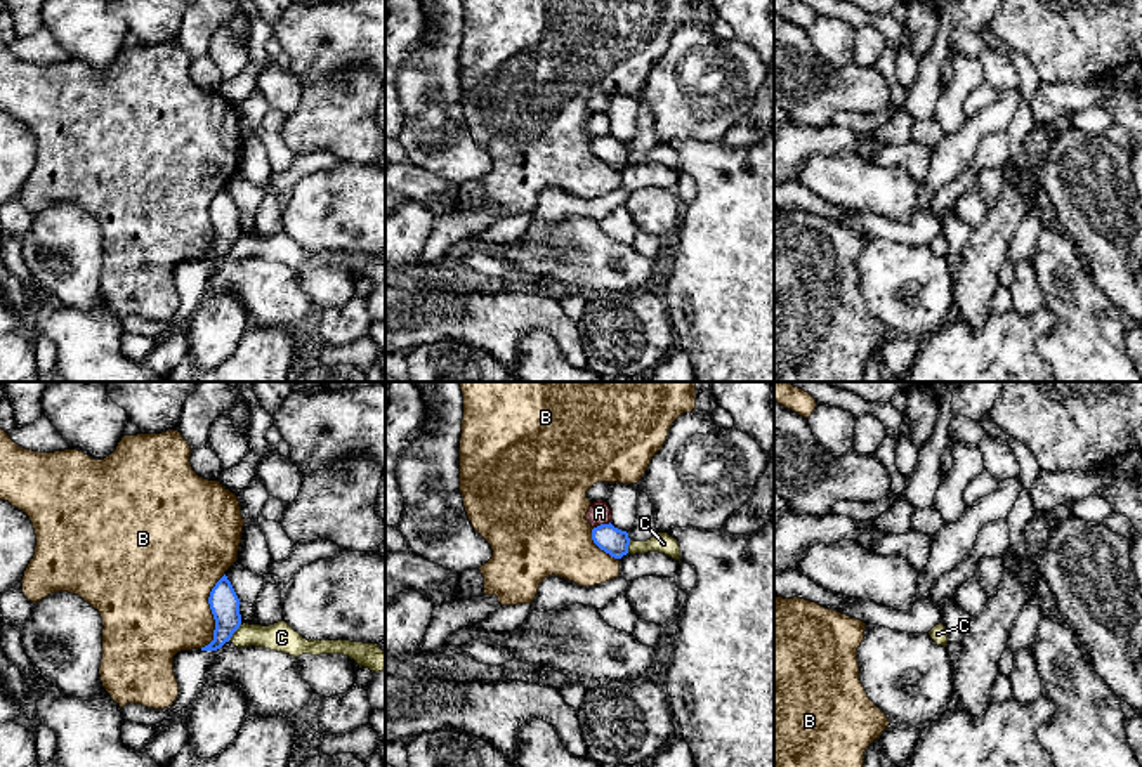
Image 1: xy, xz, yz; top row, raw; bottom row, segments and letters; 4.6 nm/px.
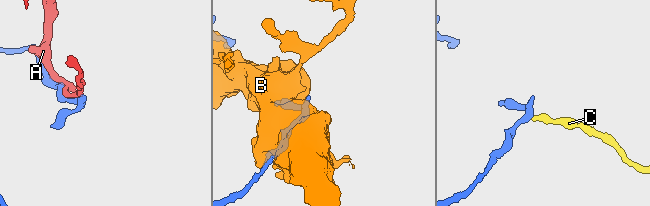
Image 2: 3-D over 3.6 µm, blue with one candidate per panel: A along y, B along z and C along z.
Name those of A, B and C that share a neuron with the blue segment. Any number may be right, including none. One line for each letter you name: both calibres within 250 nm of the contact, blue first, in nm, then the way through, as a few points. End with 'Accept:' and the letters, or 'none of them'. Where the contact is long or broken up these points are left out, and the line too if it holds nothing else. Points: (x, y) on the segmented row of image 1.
Accept: none of them

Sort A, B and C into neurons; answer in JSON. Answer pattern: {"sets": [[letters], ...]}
{"sets": [["A"], ["B"], ["C"]]}

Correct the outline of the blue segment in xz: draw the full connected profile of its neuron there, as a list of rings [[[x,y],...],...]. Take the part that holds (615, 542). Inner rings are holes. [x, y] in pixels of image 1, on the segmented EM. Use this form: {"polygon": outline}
{"polygon": [[[611,522],[594,528],[592,540],[601,550],[614,559],[621,559],[628,554],[628,533],[614,528]]]}

